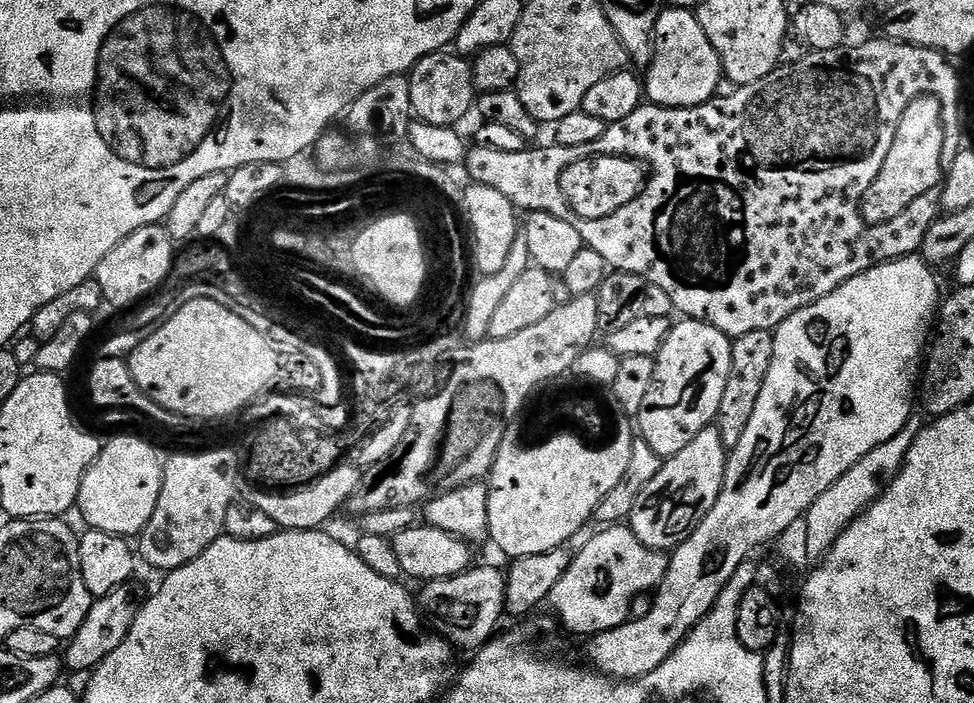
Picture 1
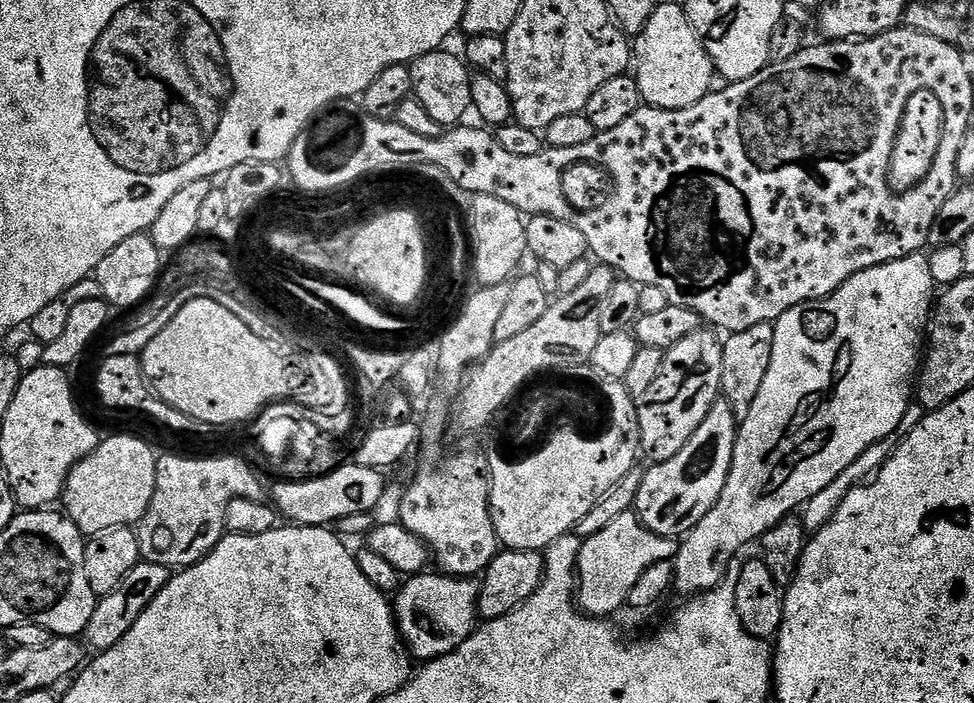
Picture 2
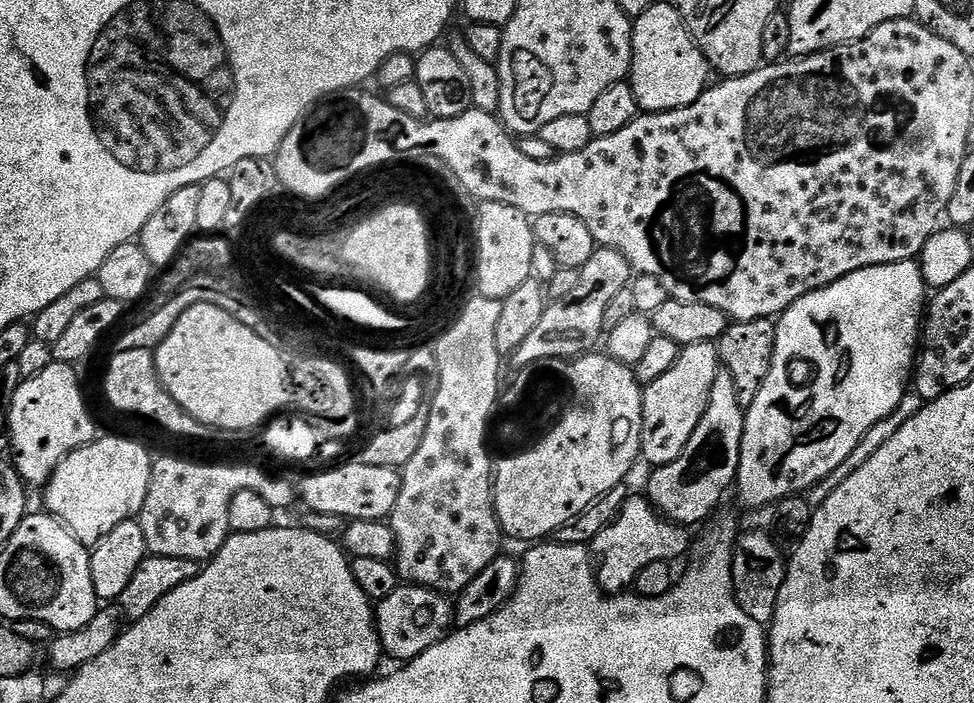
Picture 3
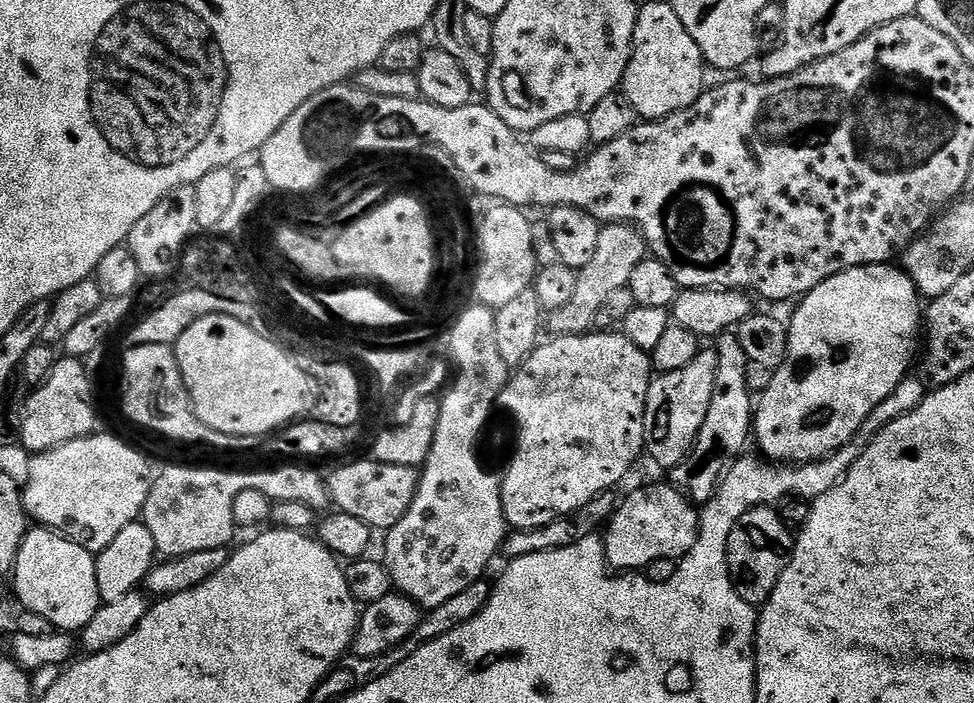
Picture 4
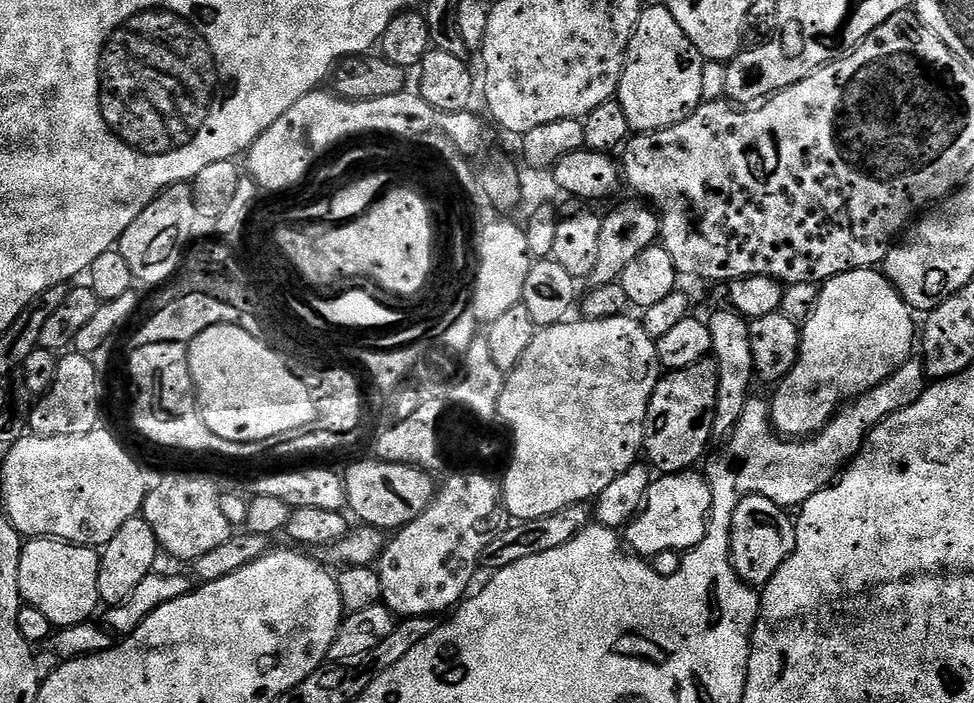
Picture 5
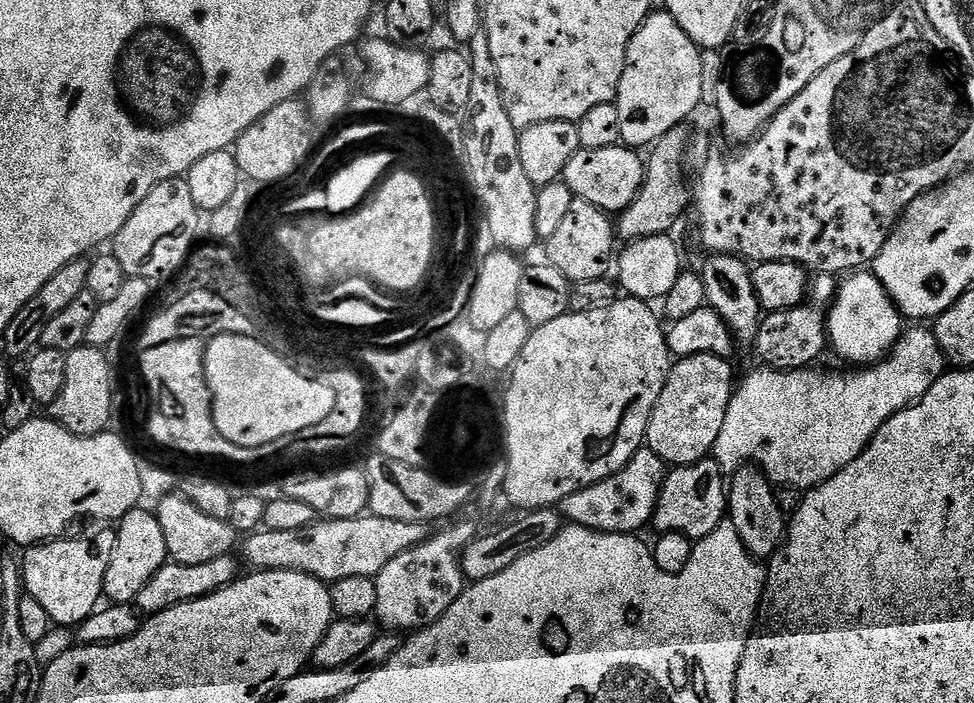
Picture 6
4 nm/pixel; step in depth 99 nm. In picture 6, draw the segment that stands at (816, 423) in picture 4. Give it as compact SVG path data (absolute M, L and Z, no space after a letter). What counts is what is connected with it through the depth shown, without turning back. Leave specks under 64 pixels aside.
M860 270L849 275L836 292L832 309L827 309L828 342L852 366L871 366L884 359L902 335L902 317L896 303L888 296L882 282L871 271Z

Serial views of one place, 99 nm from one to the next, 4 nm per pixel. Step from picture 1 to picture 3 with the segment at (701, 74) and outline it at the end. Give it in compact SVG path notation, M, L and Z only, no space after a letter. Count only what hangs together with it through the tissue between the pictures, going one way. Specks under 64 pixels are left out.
M654 2L632 26L632 70L630 83L641 113L669 112L695 102L709 87L710 65L704 51L689 34L675 3Z

